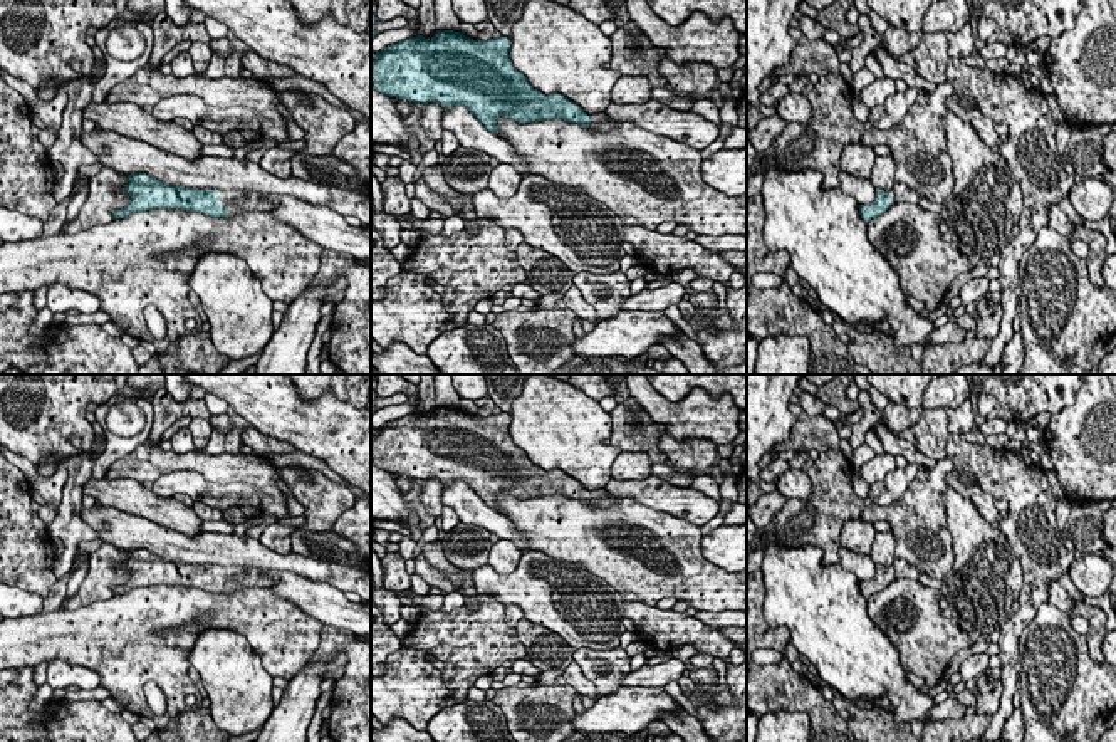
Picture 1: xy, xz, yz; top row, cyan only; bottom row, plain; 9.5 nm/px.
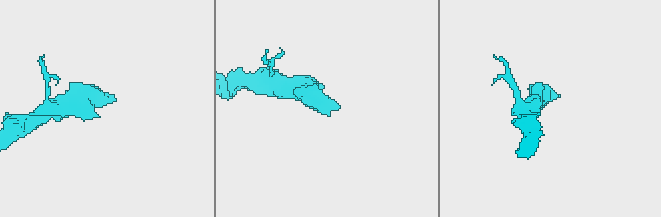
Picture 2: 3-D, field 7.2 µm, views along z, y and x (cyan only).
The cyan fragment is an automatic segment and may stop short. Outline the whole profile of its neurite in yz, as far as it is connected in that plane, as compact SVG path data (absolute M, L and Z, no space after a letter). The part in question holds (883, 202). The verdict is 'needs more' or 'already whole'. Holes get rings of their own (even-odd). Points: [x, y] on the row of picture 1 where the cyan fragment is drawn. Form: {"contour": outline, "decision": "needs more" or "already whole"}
{"contour": "M894 181L891 191L876 188L876 200L871 205L859 205L859 215L868 223L871 218L883 215L894 203L918 203L920 195L905 183Z", "decision": "needs more"}

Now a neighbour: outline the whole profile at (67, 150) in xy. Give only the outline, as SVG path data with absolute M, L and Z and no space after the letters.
M79 74L77 79L67 81L60 86L67 92L69 102L62 112L62 124L55 134L55 143L47 154L52 163L60 163L65 175L57 180L54 186L54 198L57 203L64 201L70 193L81 165L94 165L99 161L82 143L82 109L91 102L96 81L91 74Z

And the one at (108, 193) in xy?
M102 166L96 176L89 178L87 200L79 215L70 223L64 223L60 233L72 235L116 220L112 213L128 206L131 200L126 191L128 183L128 175Z

